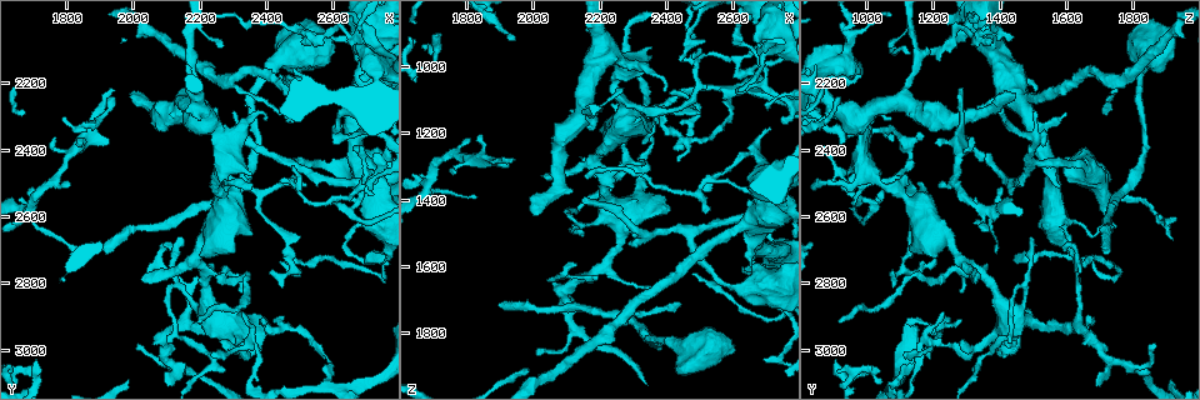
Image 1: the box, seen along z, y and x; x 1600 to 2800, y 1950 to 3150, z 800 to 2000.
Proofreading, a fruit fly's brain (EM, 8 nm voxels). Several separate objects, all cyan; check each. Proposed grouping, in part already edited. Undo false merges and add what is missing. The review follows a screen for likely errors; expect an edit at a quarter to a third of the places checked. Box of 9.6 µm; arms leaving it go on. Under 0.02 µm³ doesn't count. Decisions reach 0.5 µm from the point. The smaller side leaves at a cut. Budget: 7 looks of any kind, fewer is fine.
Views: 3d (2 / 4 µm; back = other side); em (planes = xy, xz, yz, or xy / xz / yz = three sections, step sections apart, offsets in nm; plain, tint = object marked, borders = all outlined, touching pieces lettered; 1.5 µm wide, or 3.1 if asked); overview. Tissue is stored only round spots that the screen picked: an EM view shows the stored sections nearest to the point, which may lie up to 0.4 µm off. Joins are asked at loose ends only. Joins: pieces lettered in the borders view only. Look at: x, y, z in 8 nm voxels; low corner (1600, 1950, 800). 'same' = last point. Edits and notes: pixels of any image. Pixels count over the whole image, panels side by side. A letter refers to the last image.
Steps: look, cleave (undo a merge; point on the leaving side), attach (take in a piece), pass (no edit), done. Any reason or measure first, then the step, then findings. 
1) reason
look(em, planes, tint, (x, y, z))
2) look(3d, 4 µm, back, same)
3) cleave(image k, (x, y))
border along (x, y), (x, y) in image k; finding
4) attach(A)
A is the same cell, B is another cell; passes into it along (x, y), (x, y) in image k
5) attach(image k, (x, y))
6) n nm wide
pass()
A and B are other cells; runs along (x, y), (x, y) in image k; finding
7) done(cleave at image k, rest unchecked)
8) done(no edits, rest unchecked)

an open end
look(3d, 2 µm, (2660, 2300, 1600))

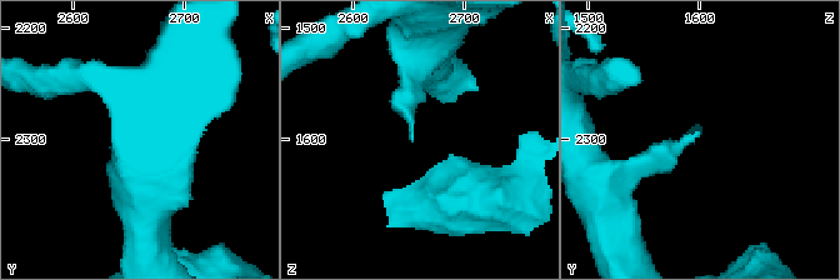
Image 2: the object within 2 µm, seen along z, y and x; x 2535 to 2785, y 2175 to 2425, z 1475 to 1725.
look(em, planes, borders, (2654, 2290, 1602))

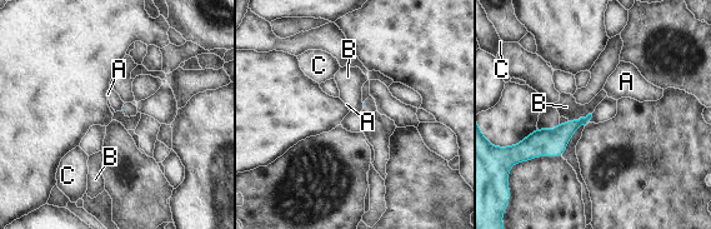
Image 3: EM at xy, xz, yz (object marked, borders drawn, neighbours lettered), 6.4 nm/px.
pass()
A, B and C are other cells; border along (591, 113), (569, 122) in image 3; no lettered piece goes on from it

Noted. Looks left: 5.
an open end
look(em, xz, step 8, tint, (2200, 2920, 920))

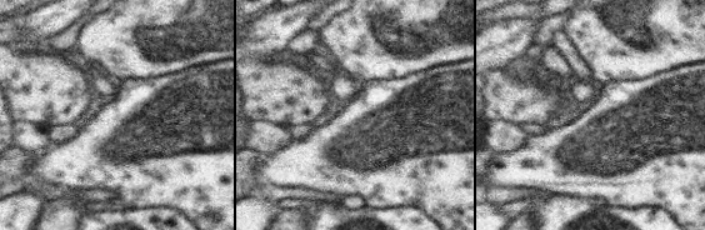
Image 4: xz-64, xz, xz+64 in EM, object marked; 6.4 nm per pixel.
another direction
look(em, planes, borders, same)

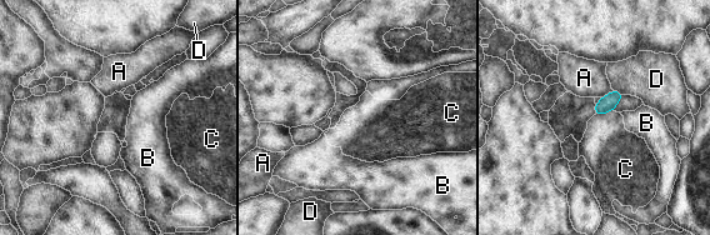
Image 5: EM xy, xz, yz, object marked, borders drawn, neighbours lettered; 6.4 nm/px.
110 nm wide; C touches over 120 nm
pass()
A, B, C and D are other cells; no lettered piece goes on from it

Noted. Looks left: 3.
long arm stops here
look(3d, 2 µm, (1890, 2690, 1720))

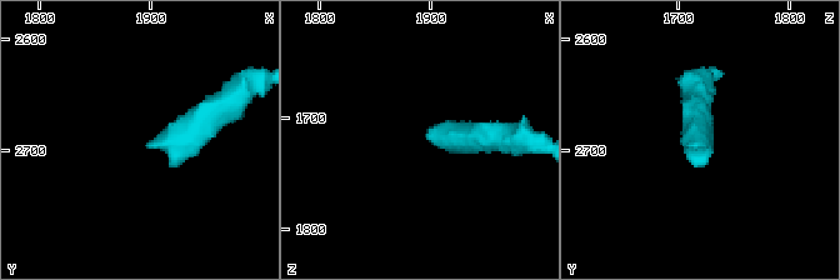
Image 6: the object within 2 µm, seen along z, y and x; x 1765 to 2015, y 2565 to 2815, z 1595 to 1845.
look(em, yz, step 8, tint, (1896, 2698, 1722))

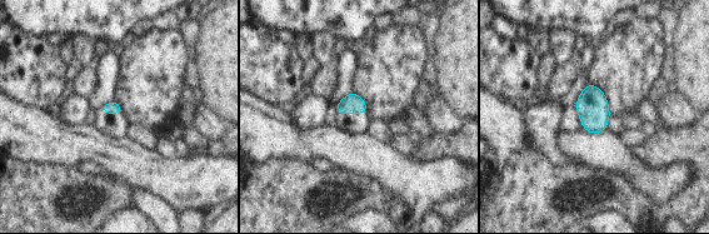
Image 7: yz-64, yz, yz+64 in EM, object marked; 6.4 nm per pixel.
look(em, yz, step 8, borders, same)

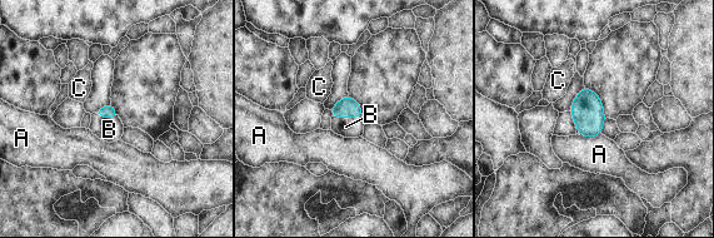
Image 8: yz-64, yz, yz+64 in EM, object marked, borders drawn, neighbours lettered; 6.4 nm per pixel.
attach(B)
B is the same cell, A and C are other cells; passes into it along (348, 107), (346, 117), (345, 127) in image 8; the neuron continues

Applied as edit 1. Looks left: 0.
done(attach at image 8, rest unchecked)

